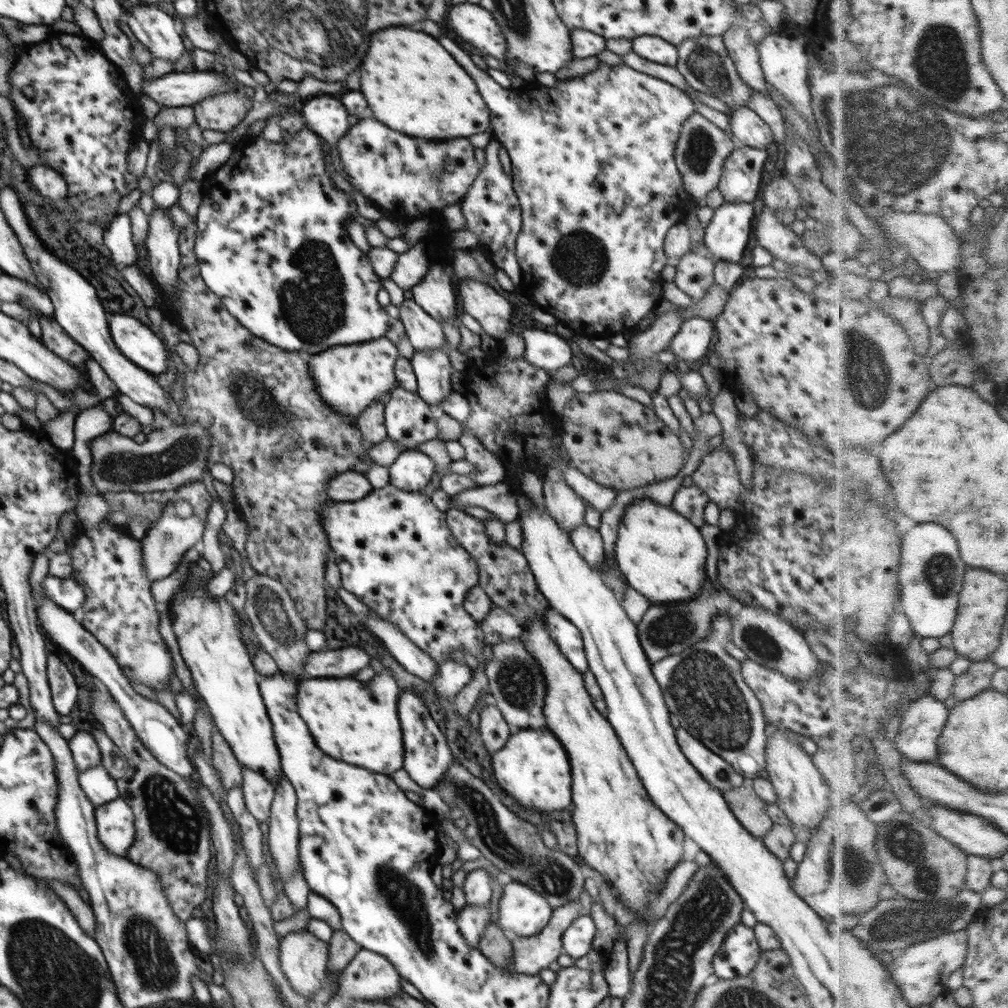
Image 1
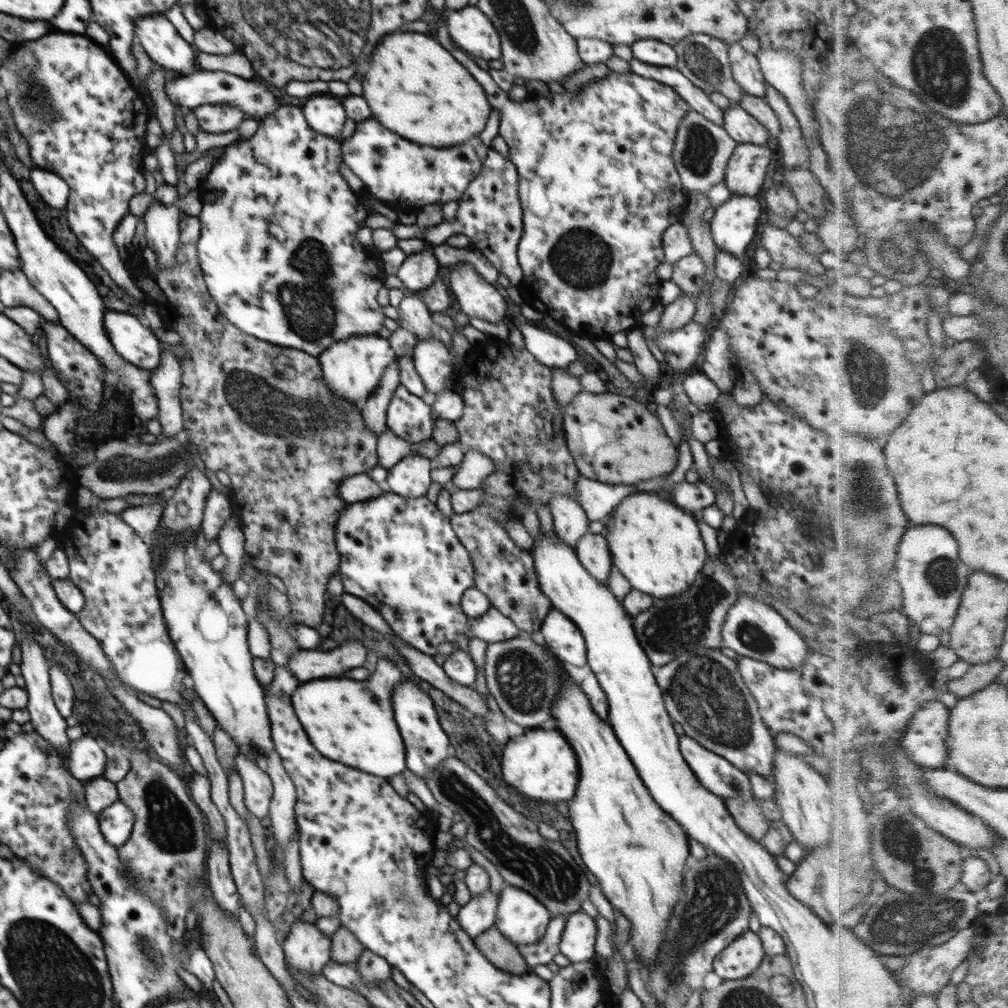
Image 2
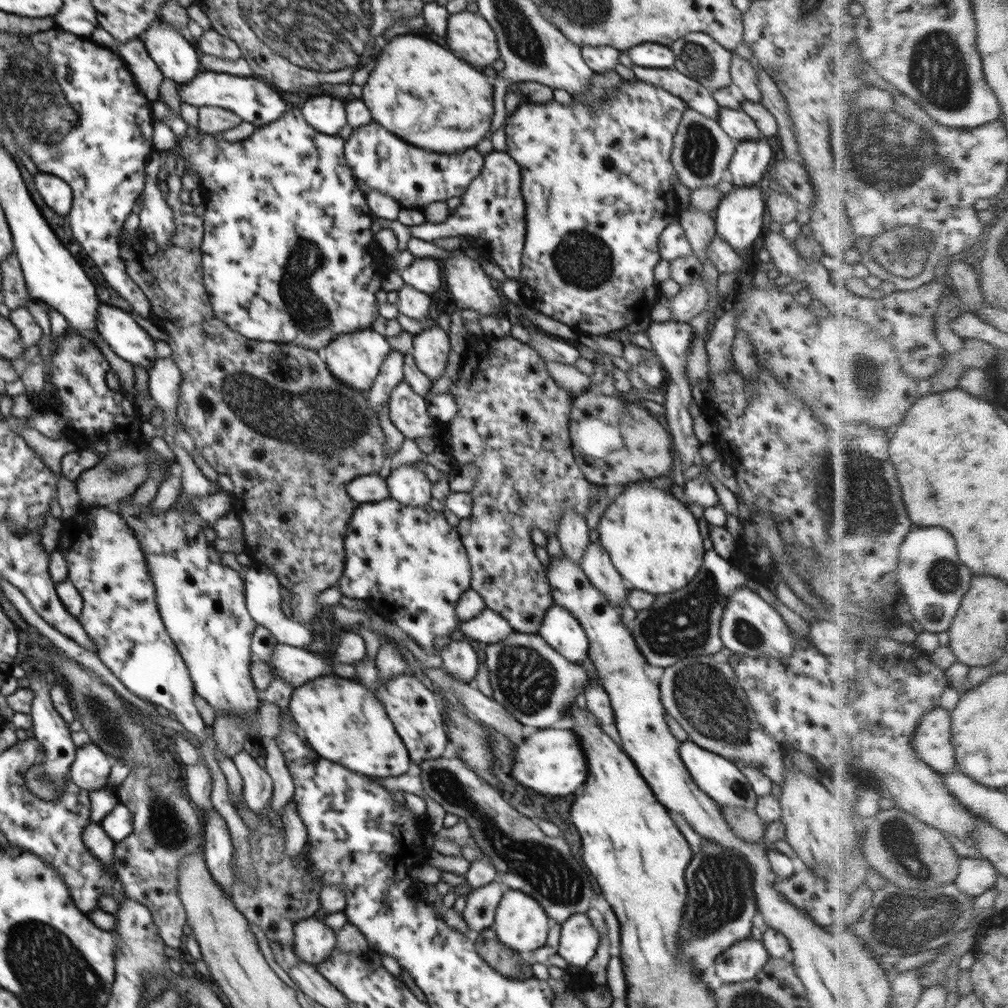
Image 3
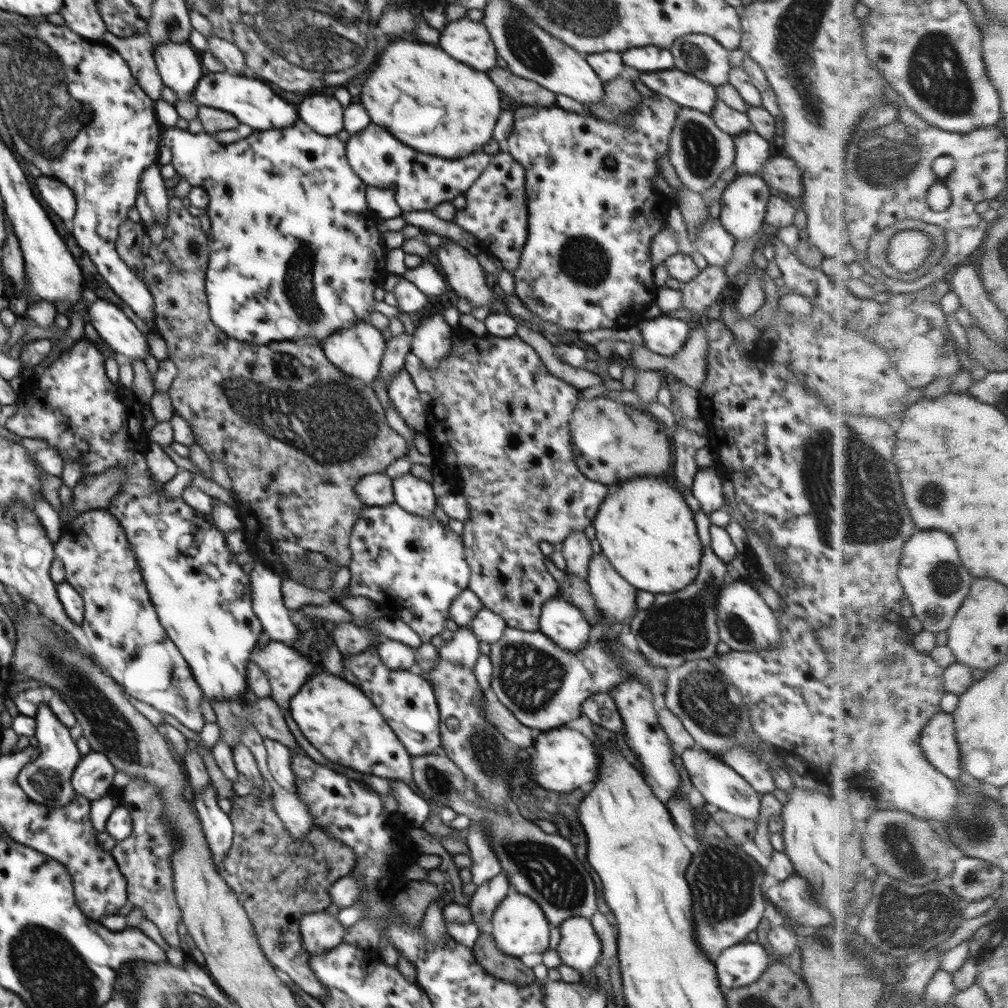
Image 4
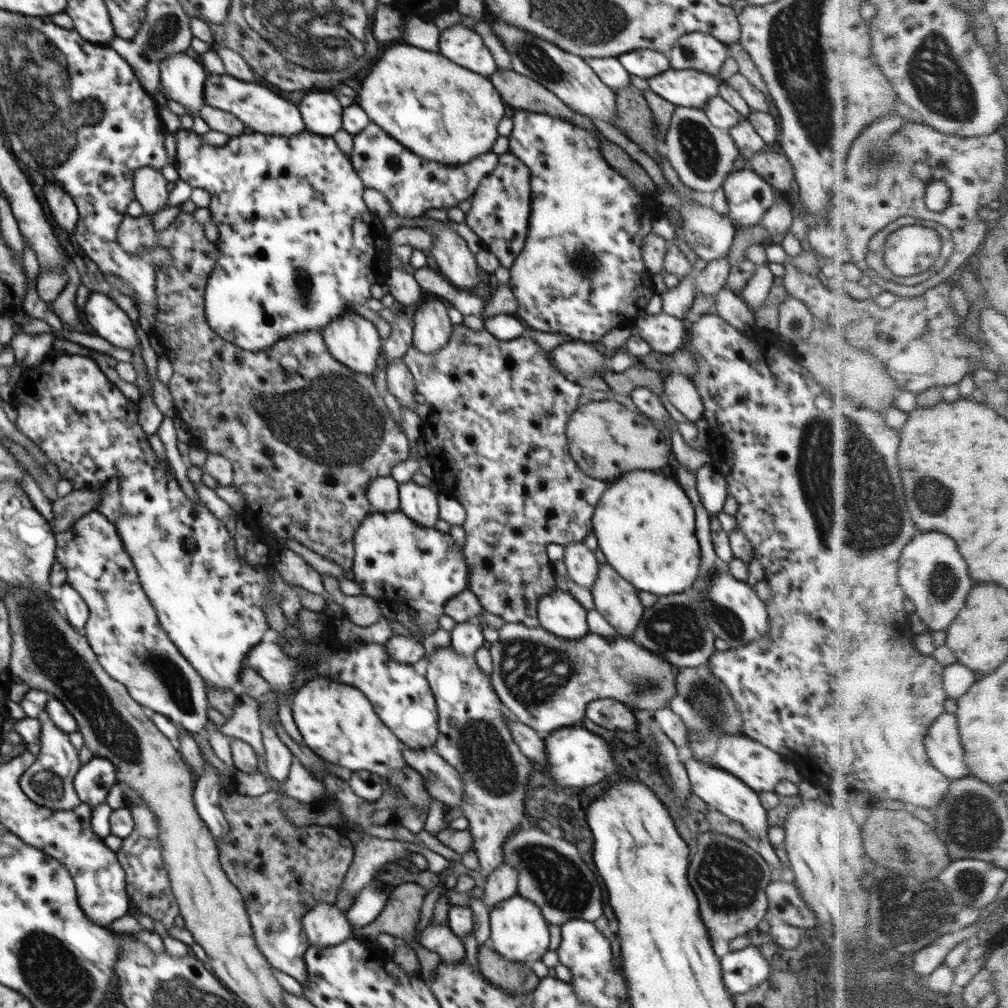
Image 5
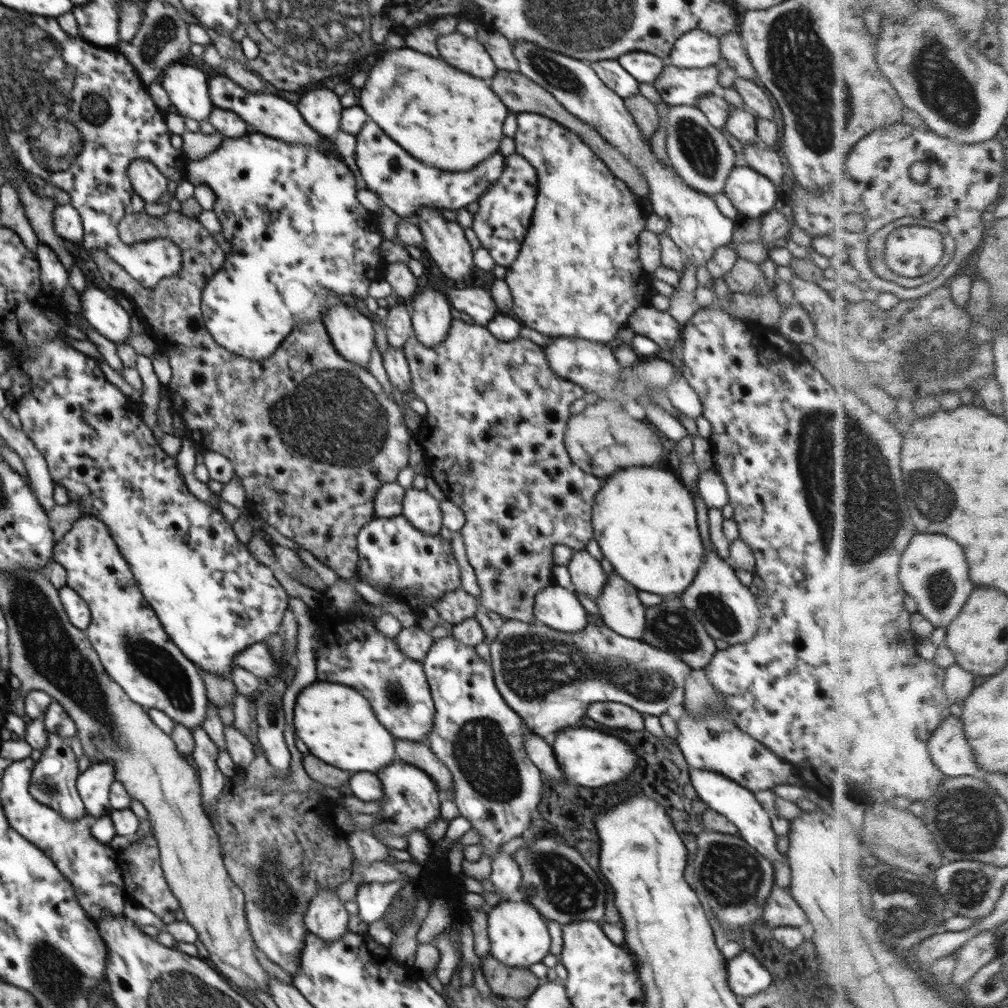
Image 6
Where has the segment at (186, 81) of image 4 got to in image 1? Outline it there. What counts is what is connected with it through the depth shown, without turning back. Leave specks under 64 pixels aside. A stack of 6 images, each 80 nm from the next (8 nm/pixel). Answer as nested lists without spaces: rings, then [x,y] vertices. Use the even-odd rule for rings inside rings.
[[[138,2],[125,10],[123,20],[153,58],[175,63],[188,51],[182,41],[184,36],[174,28],[174,18],[158,6]]]

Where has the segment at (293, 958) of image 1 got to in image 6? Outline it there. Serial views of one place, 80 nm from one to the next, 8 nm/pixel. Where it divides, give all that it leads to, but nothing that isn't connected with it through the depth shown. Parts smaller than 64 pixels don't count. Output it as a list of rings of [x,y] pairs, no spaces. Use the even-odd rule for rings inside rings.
[[[319,888],[315,892],[304,914],[307,930],[323,941],[338,940],[349,930],[350,914],[336,892],[328,888]]]

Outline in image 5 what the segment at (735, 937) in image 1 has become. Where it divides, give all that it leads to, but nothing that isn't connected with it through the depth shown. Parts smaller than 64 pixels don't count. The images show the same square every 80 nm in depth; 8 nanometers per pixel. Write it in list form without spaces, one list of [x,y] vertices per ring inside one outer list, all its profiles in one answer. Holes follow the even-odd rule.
[[[748,945],[720,957],[724,988],[731,996],[744,994],[769,978],[770,966],[758,948]]]

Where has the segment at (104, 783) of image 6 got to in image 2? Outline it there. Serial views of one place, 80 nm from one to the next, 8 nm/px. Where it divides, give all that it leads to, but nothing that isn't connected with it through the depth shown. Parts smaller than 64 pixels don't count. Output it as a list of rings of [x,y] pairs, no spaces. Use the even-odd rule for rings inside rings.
[[[85,735],[70,742],[67,772],[84,784],[96,777],[102,777],[106,771],[107,758],[101,742]]]

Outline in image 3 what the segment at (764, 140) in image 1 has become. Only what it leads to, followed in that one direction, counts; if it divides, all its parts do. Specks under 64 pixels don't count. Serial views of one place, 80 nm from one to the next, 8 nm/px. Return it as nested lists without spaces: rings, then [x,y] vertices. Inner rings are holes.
[[[726,107],[718,109],[717,121],[728,136],[737,143],[743,140],[764,139],[756,123],[743,110]]]

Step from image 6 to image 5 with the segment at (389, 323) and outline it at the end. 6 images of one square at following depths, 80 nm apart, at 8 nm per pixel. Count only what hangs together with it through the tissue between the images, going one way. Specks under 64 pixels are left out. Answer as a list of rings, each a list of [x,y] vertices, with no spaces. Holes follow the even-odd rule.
[[[404,313],[395,316],[391,323],[391,333],[382,340],[382,348],[386,353],[387,364],[403,360],[406,351],[413,345],[413,327]]]

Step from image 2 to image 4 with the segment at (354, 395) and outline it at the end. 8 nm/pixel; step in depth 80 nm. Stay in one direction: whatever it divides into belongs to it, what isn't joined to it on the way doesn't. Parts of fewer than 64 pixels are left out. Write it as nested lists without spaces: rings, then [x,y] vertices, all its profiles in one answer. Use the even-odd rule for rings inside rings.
[[[358,321],[350,328],[334,331],[321,345],[327,360],[330,360],[344,376],[372,385],[379,375],[386,343],[380,329],[371,325],[369,321]]]

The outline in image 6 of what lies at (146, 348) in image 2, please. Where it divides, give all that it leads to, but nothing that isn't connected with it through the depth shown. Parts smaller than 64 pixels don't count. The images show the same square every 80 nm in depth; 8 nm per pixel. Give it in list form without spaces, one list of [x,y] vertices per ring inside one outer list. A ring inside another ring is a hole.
[[[88,284],[82,292],[82,316],[100,333],[115,344],[126,343],[130,331],[130,314],[116,299],[100,288]]]

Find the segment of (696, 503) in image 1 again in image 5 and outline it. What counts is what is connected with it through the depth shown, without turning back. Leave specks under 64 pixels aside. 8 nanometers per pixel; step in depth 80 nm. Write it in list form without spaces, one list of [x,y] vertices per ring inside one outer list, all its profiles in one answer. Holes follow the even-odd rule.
[[[710,464],[697,470],[697,491],[708,514],[718,515],[726,504],[727,481]]]

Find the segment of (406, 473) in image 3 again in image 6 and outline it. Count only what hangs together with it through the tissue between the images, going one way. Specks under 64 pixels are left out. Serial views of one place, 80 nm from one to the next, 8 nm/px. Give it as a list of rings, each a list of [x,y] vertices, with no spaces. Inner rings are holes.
[[[412,486],[406,490],[402,508],[402,515],[414,525],[414,528],[424,532],[426,536],[439,534],[443,526],[440,505],[426,489],[419,490]]]

